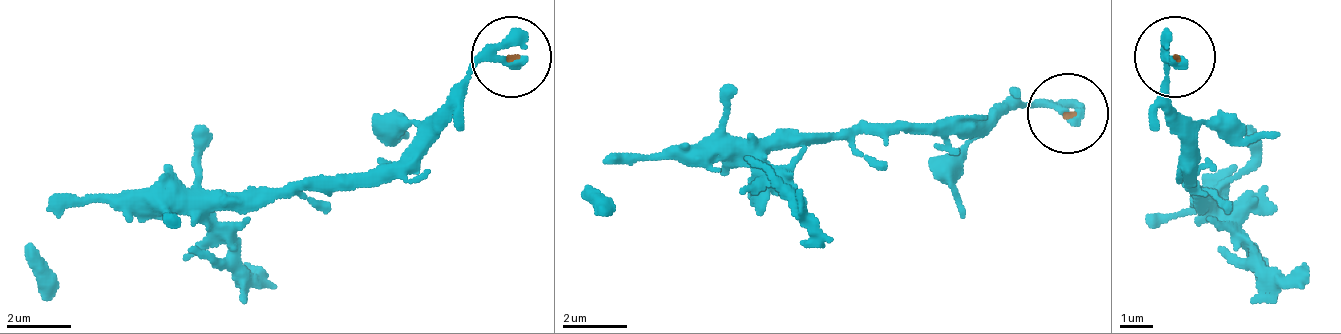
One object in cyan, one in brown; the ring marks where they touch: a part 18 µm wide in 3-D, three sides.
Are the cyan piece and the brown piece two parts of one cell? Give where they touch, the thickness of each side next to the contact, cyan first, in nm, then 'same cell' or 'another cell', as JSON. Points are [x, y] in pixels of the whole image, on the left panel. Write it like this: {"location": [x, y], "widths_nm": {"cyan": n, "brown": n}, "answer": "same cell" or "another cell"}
{"location": [511, 56], "widths_nm": {"cyan": 280, "brown": 60}, "answer": "another cell"}

